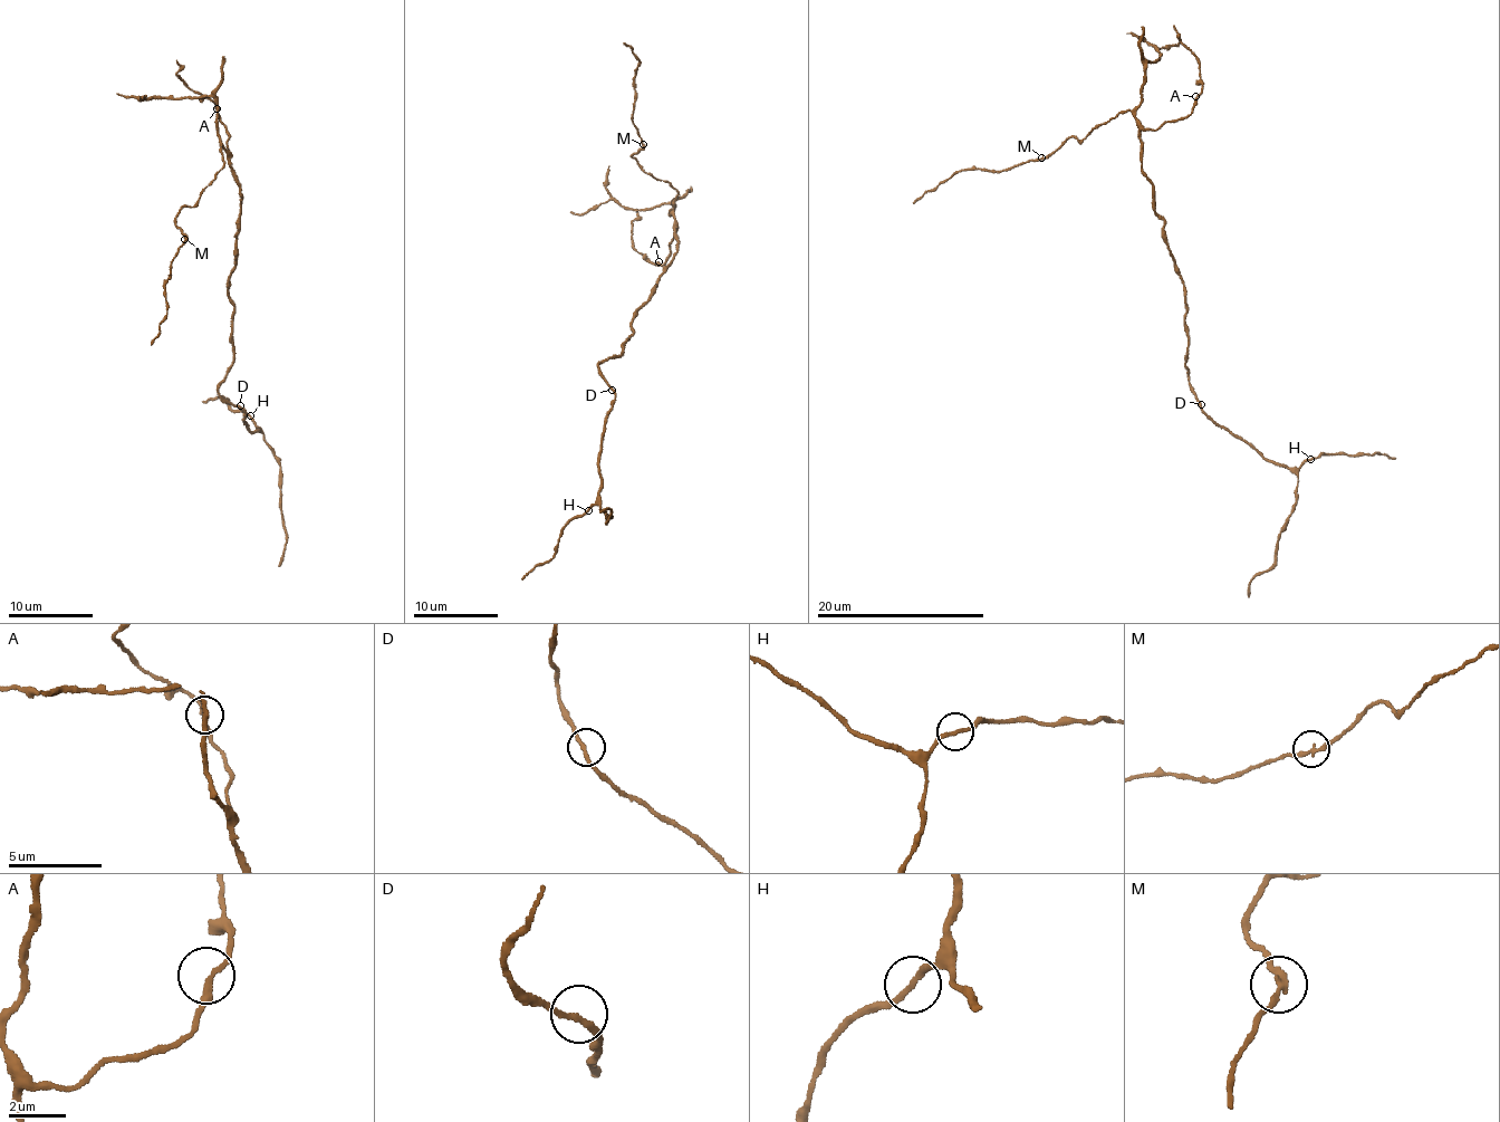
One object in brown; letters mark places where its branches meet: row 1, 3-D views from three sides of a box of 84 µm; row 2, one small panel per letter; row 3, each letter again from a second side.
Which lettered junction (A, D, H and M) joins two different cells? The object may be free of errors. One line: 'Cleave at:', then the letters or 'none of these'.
Cleave at: none of these

